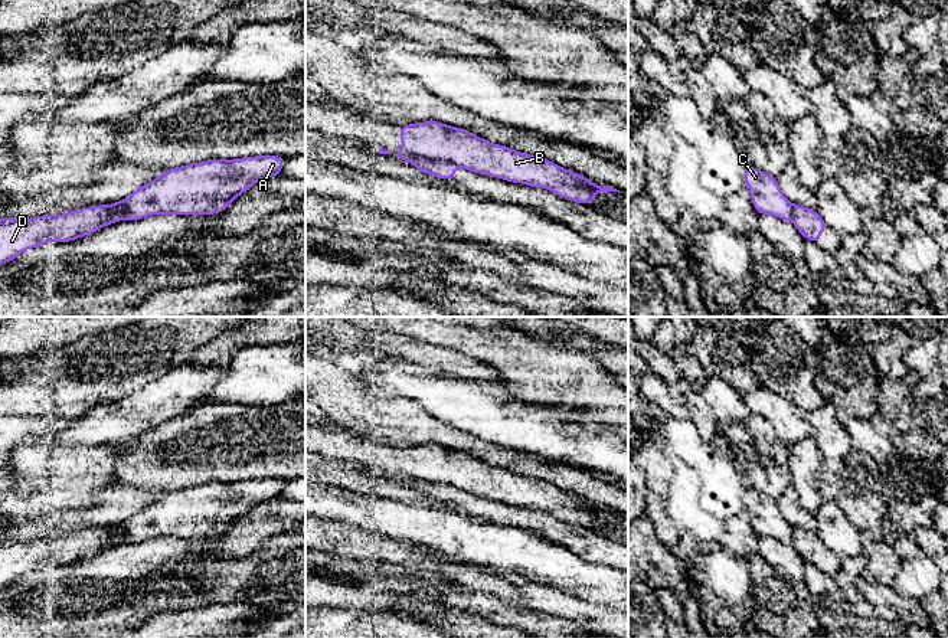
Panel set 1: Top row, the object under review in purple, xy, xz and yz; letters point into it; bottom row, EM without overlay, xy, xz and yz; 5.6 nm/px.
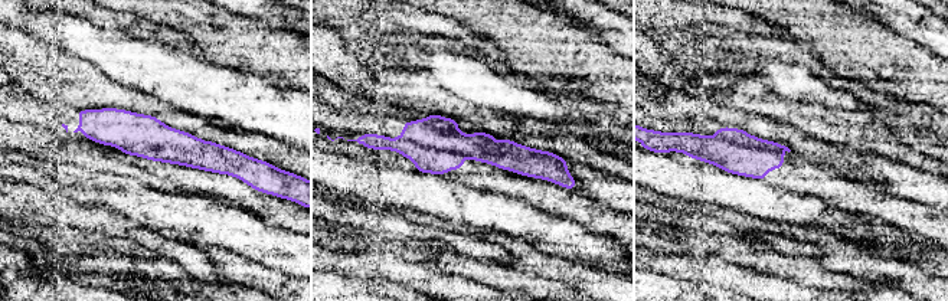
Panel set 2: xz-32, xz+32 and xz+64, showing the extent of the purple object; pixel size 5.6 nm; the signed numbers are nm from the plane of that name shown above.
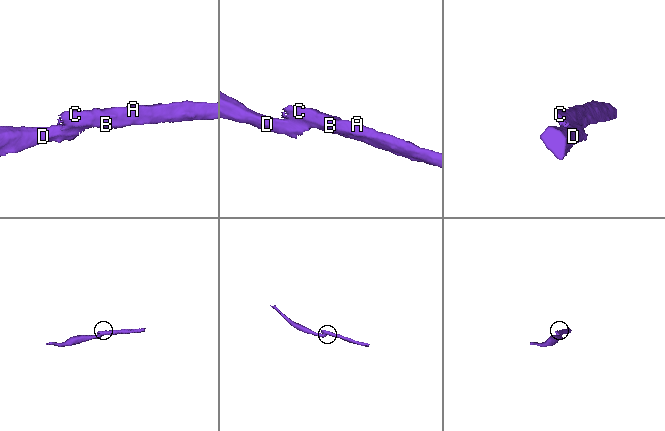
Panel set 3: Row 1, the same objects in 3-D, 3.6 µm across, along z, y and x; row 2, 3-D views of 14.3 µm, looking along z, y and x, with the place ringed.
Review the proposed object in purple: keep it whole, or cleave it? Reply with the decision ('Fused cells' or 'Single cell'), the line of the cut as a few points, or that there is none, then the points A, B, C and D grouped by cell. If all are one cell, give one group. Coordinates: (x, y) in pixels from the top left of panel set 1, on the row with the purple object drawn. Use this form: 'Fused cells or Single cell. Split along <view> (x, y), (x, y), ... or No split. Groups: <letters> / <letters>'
Fused cells. Split along xz (399, 150), (417, 157), (444, 160), (457, 166). Groups: A B C / D

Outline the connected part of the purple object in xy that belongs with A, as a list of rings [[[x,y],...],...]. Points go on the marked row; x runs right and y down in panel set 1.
[[[254,156],[184,164],[160,173],[125,199],[107,205],[118,220],[153,215],[215,215],[226,210],[256,181],[275,177],[285,157]]]

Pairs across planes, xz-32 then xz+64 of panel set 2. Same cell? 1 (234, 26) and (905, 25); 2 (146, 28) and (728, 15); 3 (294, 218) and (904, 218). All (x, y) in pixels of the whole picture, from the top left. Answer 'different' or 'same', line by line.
1: different
2: same
3: same

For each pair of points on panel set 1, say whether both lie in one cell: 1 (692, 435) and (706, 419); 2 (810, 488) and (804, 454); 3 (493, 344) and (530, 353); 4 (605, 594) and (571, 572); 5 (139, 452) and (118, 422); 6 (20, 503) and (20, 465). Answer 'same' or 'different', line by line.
1: different
2: same
3: same
4: same
5: different
6: same

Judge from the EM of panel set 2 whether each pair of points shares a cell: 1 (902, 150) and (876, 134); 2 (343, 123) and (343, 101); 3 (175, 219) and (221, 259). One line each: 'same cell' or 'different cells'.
1: same cell
2: different cells
3: different cells

